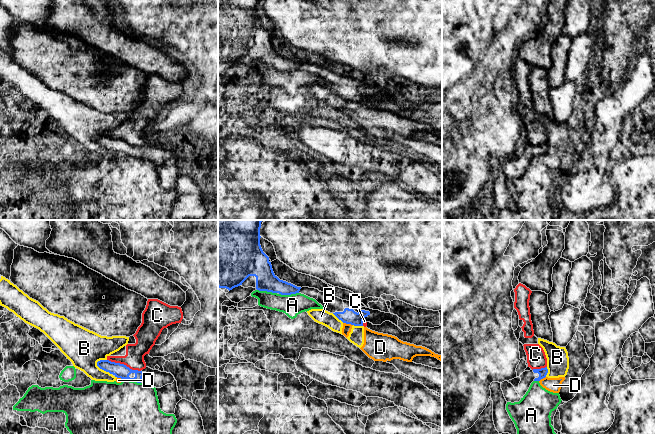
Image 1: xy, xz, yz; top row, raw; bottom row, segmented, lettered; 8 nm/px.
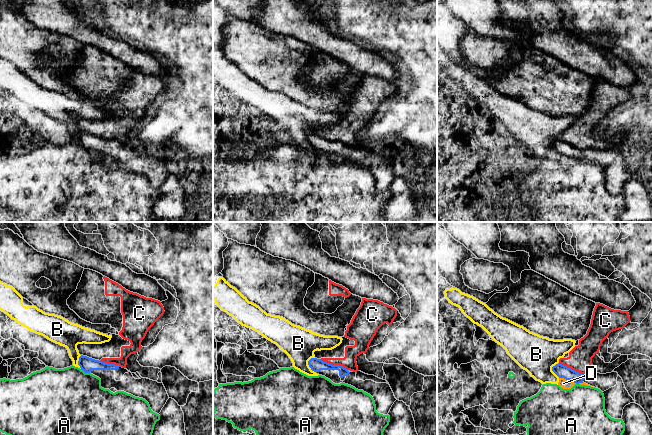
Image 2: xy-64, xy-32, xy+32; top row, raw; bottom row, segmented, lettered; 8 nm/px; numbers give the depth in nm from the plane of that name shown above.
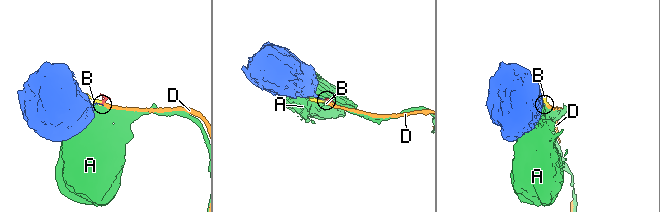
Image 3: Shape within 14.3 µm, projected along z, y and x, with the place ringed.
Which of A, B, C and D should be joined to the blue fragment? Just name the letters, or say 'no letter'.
no letter

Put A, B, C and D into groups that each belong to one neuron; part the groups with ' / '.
A / B D / C

